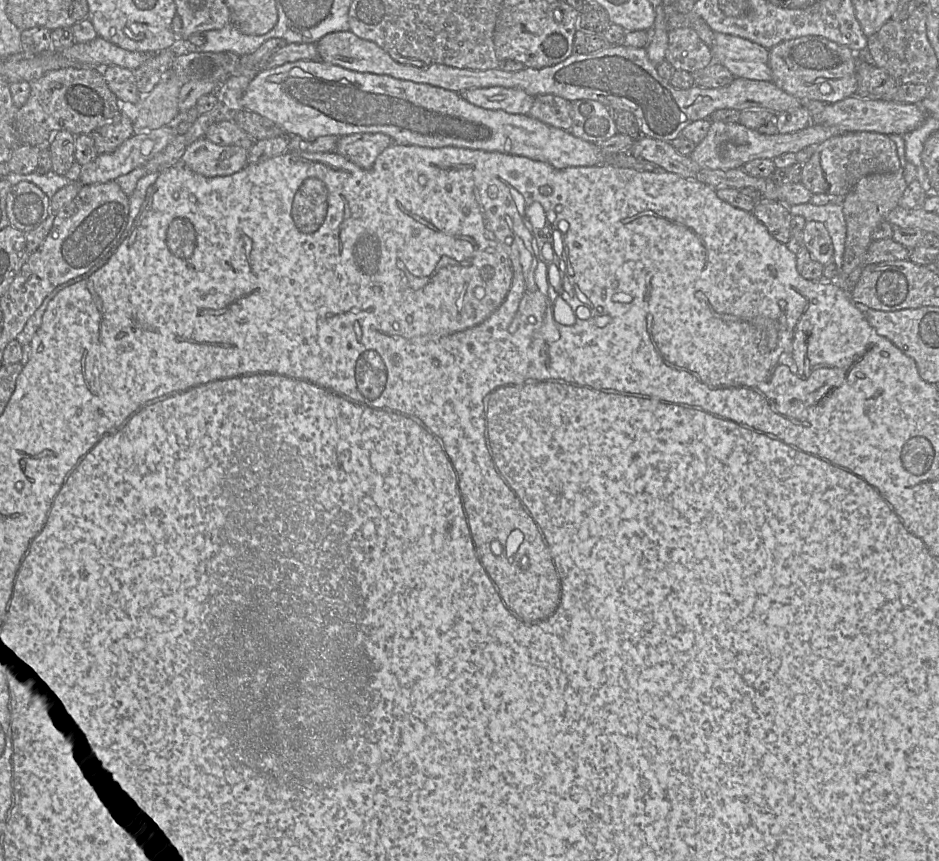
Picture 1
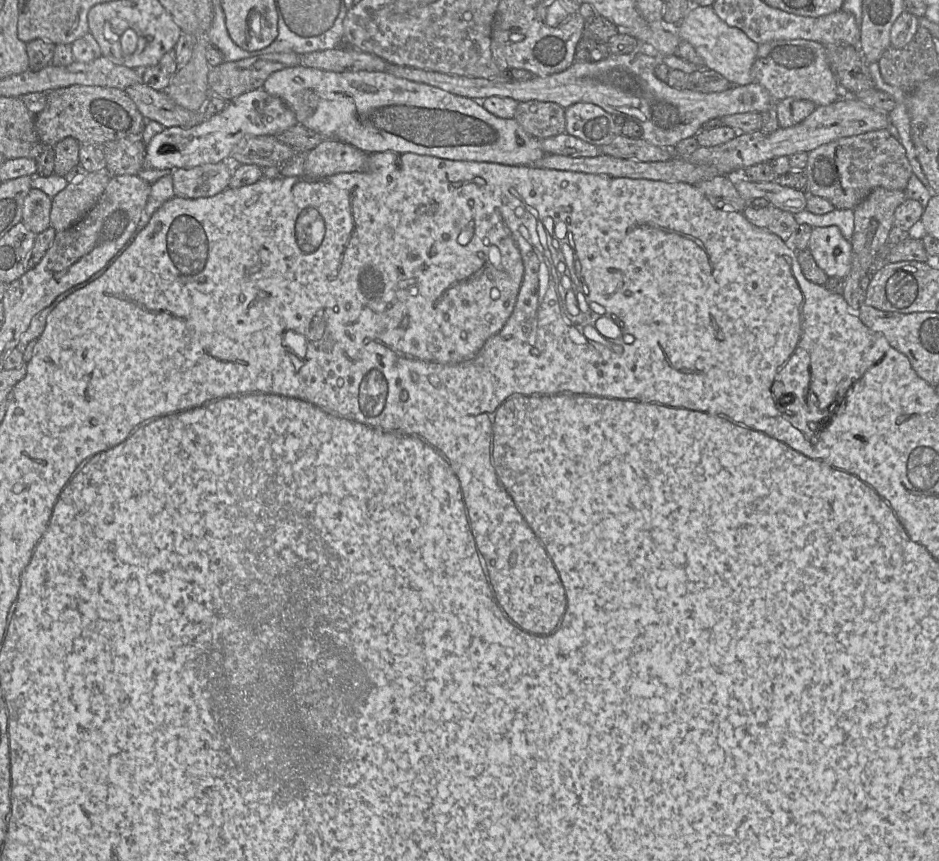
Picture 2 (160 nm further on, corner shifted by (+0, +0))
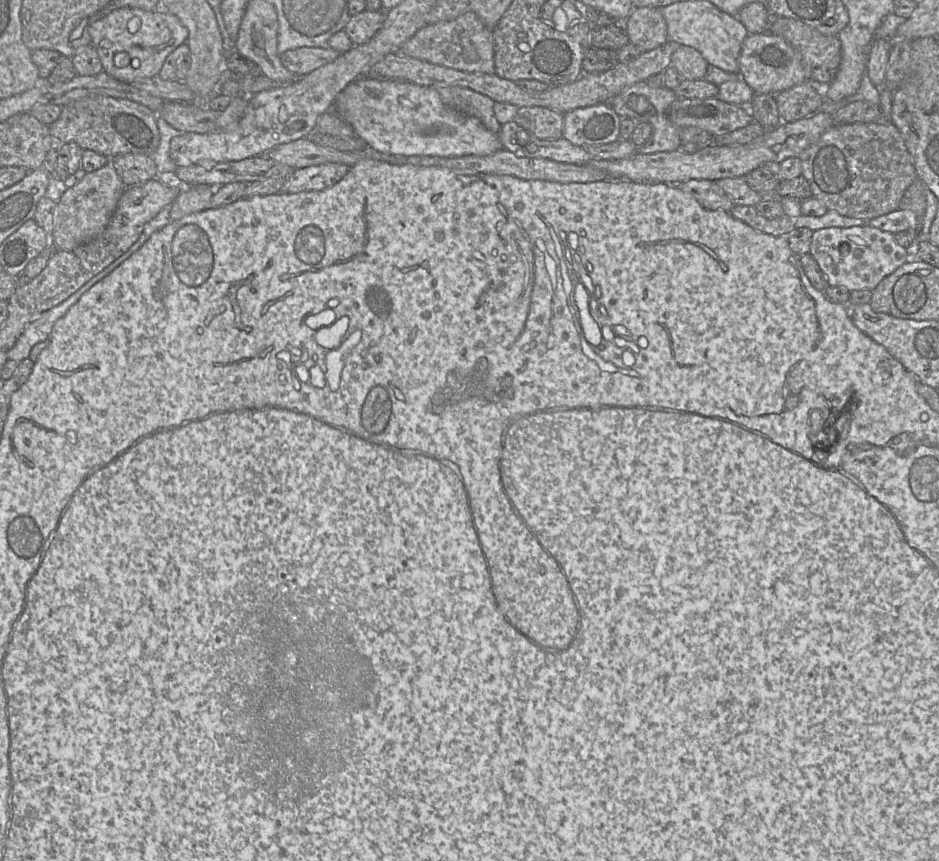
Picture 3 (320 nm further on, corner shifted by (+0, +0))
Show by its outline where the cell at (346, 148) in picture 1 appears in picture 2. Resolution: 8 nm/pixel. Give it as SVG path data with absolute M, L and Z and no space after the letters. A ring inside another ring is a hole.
M324 140L306 153L303 175L325 177L344 172L366 171L368 155L350 144Z

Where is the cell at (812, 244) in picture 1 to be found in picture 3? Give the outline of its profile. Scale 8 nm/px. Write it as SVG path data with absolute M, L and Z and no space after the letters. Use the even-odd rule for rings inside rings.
M867 223L863 226L829 227L814 231L809 254L818 263L829 286L843 286L850 292L864 289L873 291L886 276L909 260L909 251L896 242L894 234Z

